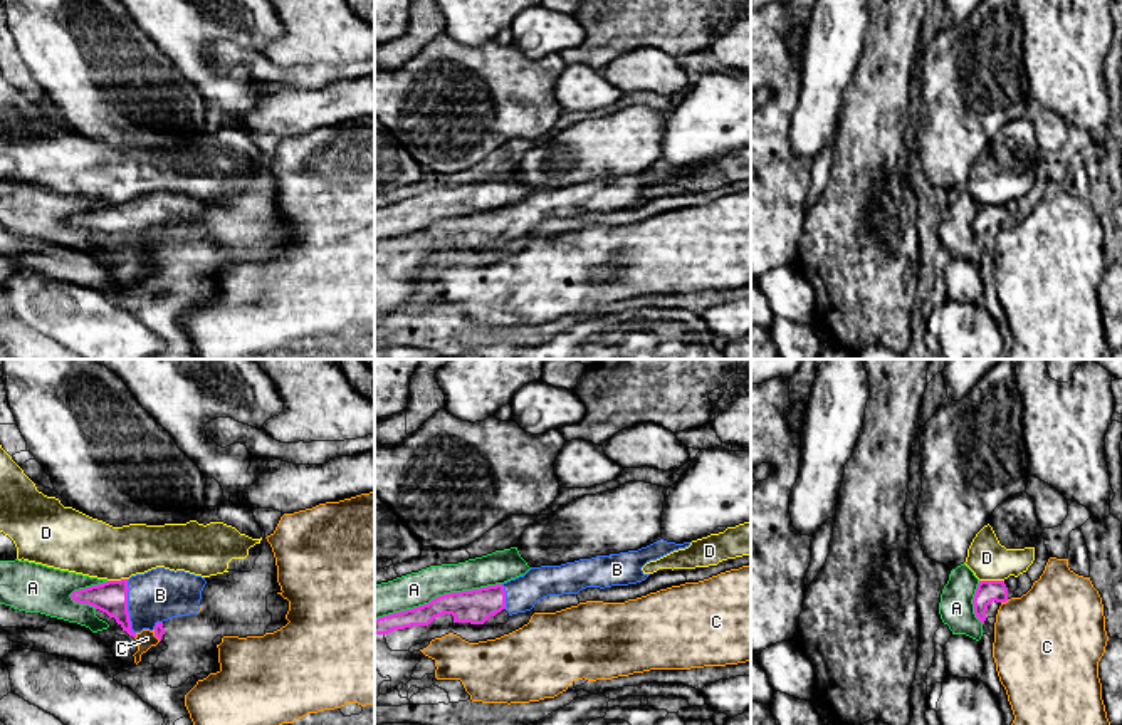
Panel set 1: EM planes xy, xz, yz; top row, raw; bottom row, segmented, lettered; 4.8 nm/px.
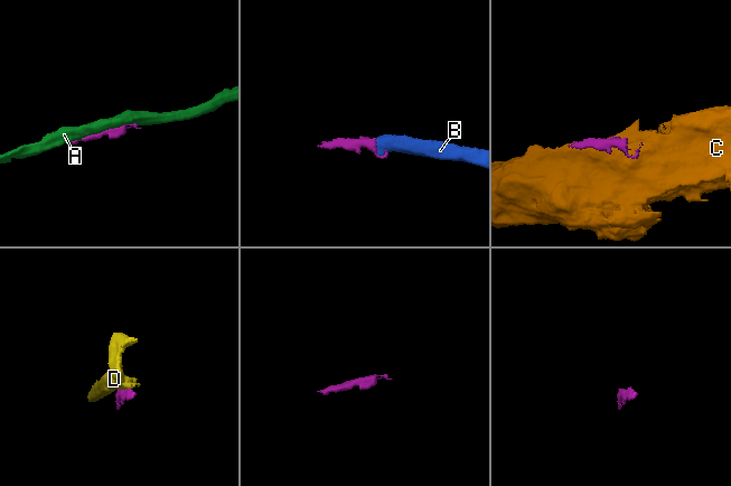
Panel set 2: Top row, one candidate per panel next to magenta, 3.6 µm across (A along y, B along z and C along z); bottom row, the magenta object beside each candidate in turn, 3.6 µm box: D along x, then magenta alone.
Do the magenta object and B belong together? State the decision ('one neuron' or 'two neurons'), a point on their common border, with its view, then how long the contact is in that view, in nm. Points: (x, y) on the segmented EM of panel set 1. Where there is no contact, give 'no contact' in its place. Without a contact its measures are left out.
one neuron | xy (126, 606) | 260 nm

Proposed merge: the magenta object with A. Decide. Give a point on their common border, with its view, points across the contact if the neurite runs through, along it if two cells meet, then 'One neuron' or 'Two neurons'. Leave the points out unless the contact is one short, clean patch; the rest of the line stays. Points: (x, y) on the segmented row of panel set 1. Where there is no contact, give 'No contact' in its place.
Touches magenta at xz (439, 596). Two neurons

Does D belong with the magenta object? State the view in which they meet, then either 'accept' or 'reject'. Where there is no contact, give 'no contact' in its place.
yz | reject

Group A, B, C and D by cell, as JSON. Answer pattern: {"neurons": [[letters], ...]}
{"neurons": [["A"], ["B"], ["C"], ["D"]]}

